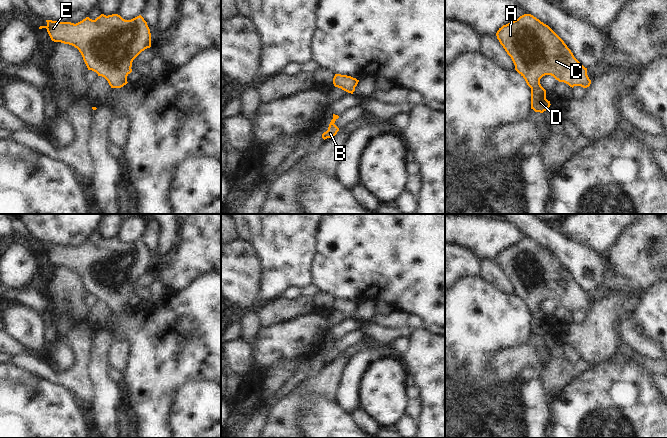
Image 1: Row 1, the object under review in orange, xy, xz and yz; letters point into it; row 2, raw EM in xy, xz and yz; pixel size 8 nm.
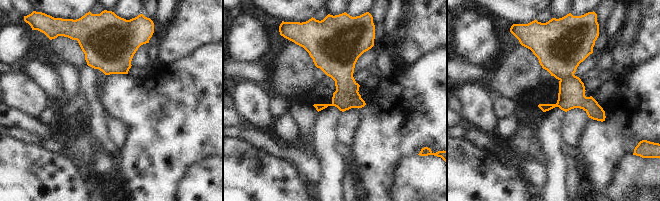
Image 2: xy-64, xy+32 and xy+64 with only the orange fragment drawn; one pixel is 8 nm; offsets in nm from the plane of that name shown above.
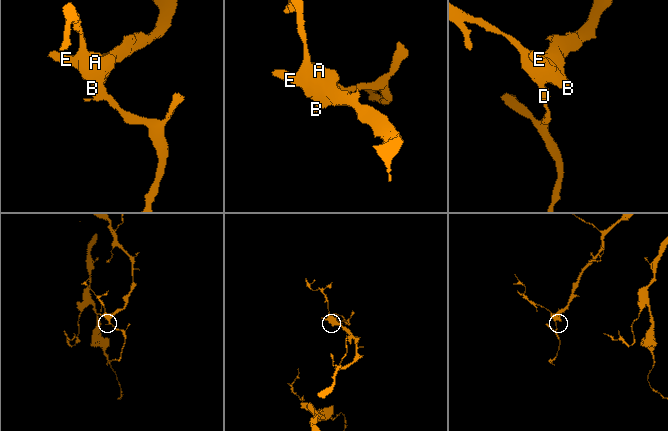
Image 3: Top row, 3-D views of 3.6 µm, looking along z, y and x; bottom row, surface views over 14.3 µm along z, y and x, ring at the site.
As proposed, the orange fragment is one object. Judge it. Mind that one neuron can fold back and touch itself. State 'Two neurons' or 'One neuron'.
One neuron.

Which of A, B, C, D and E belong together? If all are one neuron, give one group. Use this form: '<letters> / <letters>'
A B C D E

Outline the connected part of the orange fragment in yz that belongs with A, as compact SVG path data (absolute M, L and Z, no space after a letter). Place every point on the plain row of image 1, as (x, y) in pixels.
M531 238L503 249L497 263L511 281L515 294L531 312L531 333L543 337L550 331L540 303L551 299L570 311L587 312L591 304L585 292L564 265L546 248Z

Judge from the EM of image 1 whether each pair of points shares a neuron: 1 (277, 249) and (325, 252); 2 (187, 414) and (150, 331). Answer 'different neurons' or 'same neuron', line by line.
1: different neurons
2: different neurons

